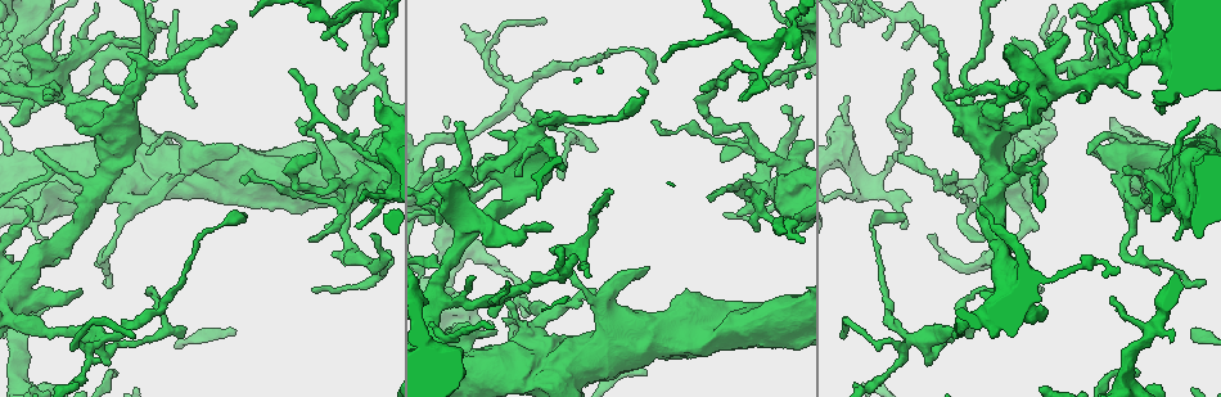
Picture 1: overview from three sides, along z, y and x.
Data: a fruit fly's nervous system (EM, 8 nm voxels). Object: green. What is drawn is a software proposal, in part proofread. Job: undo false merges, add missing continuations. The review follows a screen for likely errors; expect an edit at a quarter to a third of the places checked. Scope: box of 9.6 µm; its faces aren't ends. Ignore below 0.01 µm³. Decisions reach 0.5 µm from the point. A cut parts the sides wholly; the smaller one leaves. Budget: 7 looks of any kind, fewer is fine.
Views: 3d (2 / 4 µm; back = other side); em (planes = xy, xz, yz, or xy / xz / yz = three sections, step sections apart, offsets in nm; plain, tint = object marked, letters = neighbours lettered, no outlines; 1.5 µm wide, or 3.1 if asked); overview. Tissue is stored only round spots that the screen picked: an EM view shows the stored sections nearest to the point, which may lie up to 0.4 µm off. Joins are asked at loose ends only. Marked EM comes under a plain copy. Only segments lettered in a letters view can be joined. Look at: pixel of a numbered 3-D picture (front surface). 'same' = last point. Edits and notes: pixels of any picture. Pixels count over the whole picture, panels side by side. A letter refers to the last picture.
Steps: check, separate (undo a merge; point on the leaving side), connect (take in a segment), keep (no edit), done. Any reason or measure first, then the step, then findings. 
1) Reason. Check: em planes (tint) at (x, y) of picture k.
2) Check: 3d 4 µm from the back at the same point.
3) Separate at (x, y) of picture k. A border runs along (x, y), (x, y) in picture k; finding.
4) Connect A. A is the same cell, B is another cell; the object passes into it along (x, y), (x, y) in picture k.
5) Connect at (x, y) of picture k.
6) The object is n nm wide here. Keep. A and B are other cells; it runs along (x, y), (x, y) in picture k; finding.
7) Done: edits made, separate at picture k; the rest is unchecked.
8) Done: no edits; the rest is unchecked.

Sharp bend. Check: em planes (letters) at (887, 197) of picture 1.

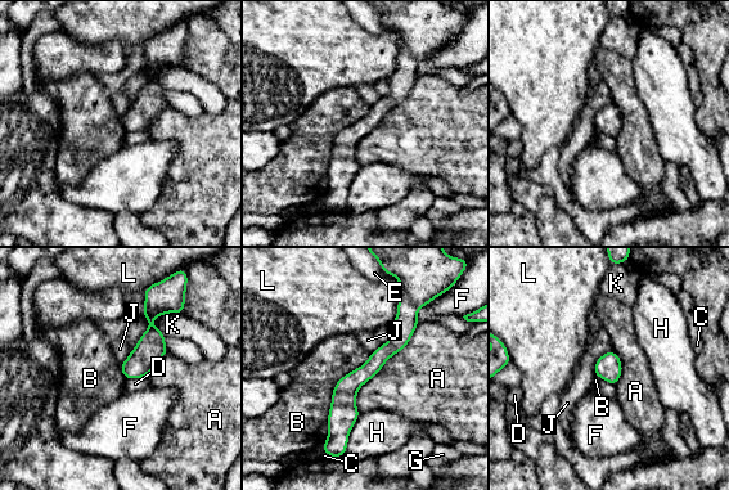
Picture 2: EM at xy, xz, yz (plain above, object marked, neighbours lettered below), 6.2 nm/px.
Keep. A, B, C, D, E, F, G, H, J, K and L are other cells; a border runs along (370, 353), (334, 385), (322, 446) in picture 2; continuous, no second cell.

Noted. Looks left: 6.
Abrupt turn. Check: em planes (tint) at (880, 219) of picture 1.

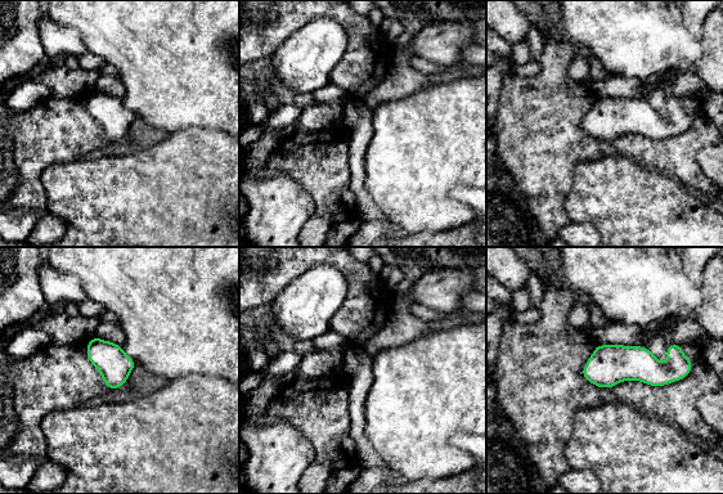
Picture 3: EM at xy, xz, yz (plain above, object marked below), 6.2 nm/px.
See the neighbours. Check: em planes (letters) at the same point.

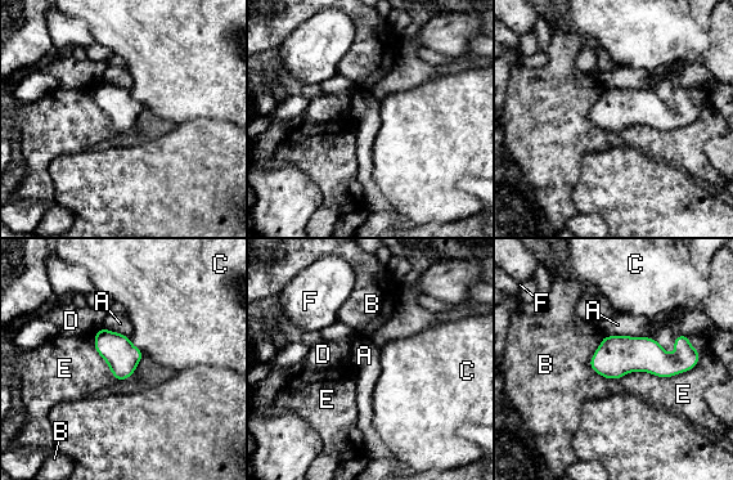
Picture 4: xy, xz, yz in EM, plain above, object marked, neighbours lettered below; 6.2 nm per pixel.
Keep. A, B, C, D, E and F are other cells; a border runs along (701, 354), (671, 376), (619, 380) in picture 4; all the same cell.

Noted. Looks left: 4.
An open end. Check: 3d 4 µm at (1089, 153) of picture 1.

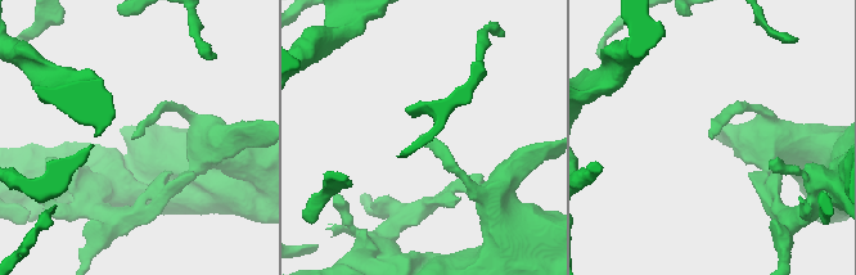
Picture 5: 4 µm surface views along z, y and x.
Check: em planes (letters) at (132, 136) of picture 5.

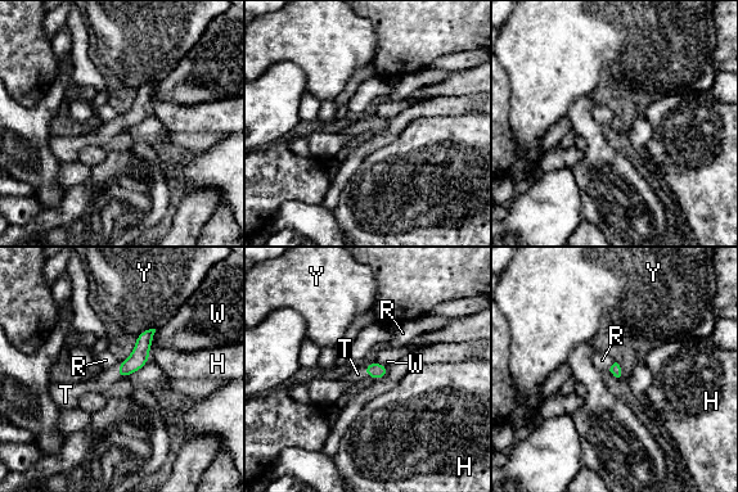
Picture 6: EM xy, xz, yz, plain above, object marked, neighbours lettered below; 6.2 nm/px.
Connect T. T is the same cell, H, R, W and Y are other cells; the object passes into it along (139, 356), (118, 370), (106, 378) in picture 6; the cell continues.

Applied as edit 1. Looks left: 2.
Done: edits made, connect at picture 6; the rest is unchecked.

